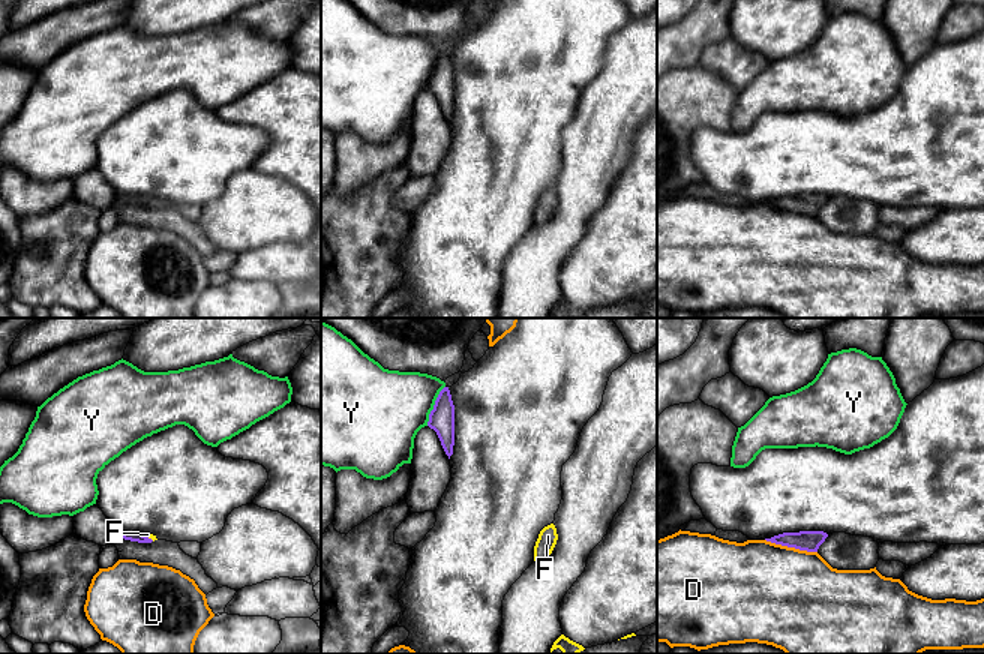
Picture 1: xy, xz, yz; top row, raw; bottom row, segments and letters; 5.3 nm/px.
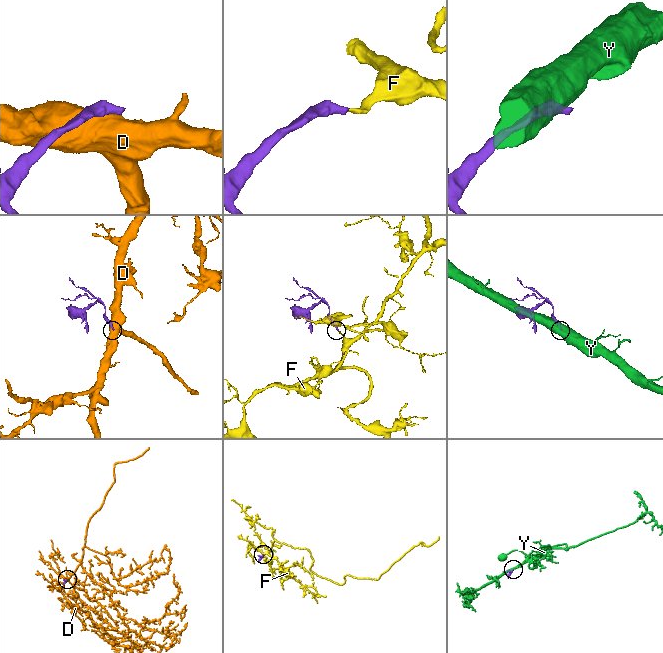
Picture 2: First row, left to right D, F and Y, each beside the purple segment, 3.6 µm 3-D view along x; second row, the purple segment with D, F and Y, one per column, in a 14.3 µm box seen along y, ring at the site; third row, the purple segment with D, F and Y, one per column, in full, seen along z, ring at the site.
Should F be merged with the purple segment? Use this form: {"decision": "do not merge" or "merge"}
{"decision": "merge"}

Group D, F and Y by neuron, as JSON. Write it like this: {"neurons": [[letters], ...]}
{"neurons": [["D"], ["F"], ["Y"]]}

